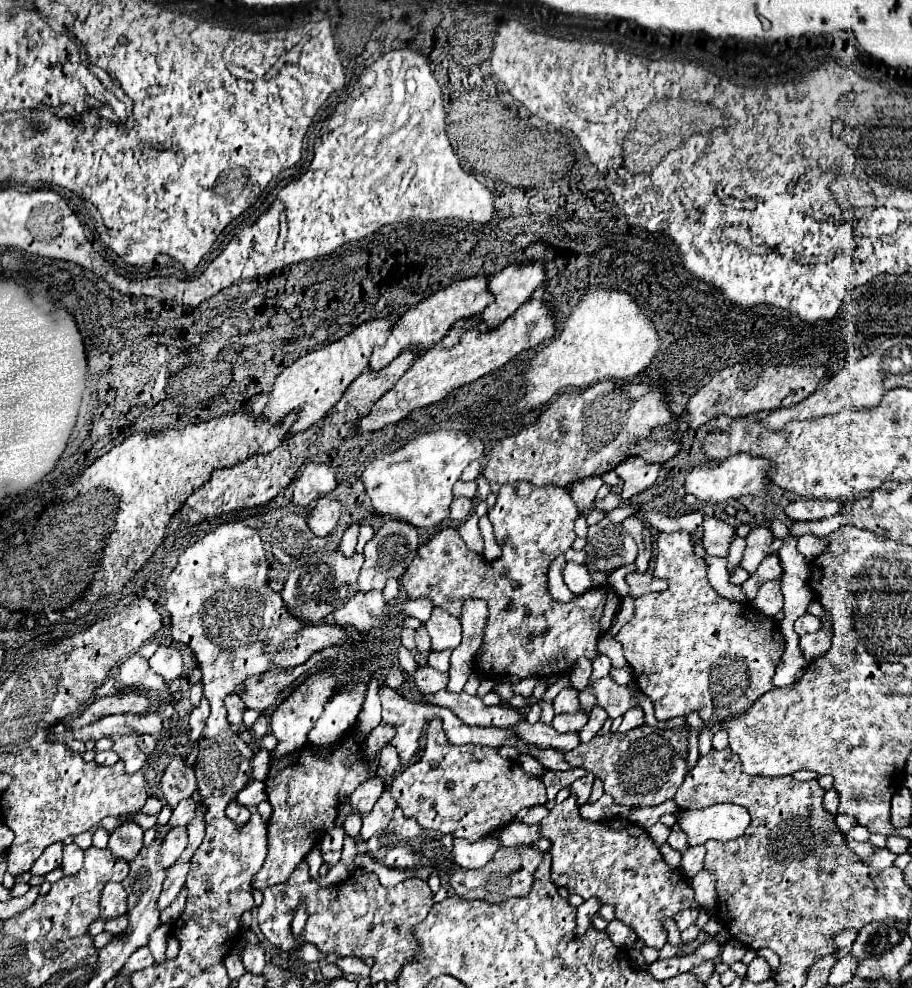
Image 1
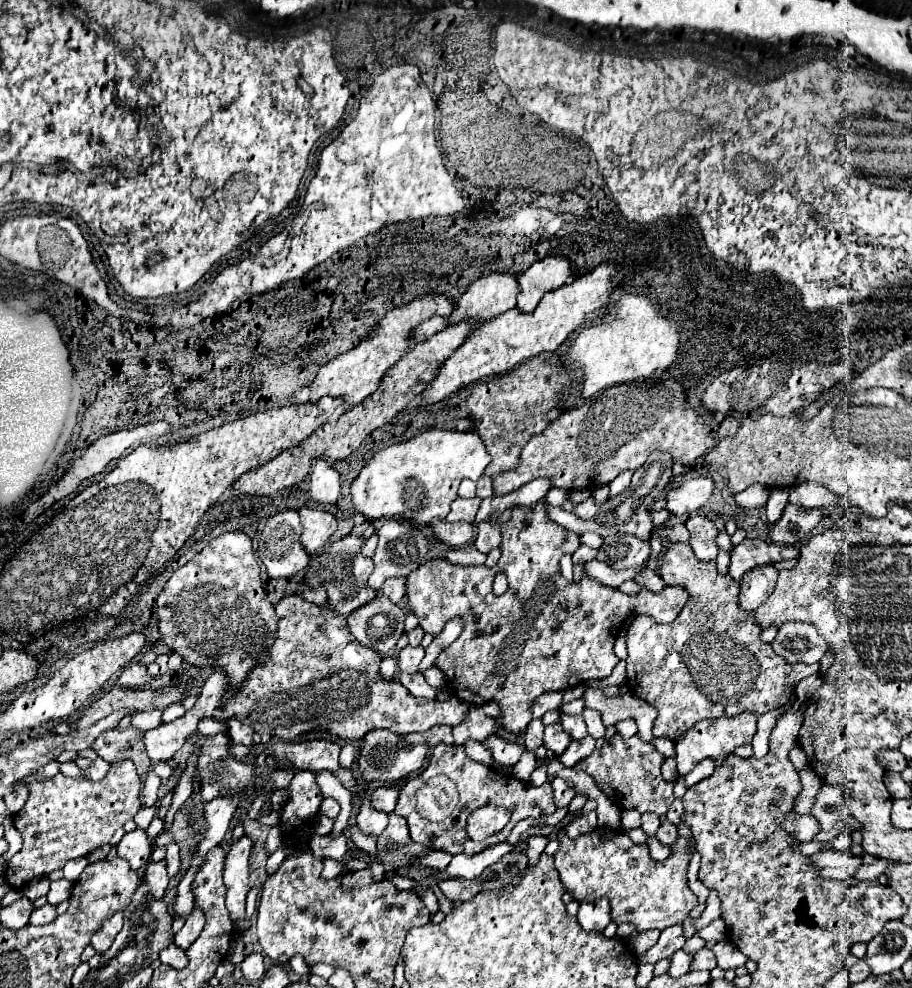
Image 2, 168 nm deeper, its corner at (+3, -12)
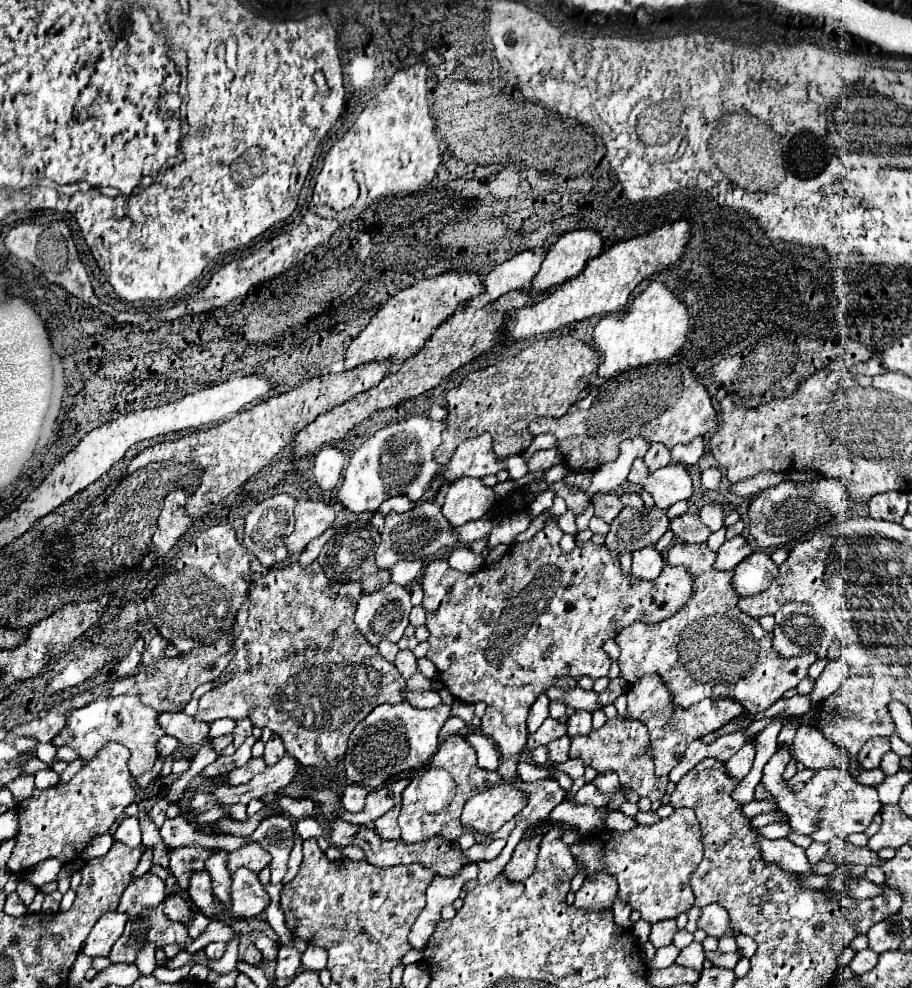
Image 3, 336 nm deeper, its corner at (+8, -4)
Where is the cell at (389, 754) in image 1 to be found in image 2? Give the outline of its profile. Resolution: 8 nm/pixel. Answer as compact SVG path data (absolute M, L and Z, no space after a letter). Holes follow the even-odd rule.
M370 729L362 743L358 743L356 747L356 761L364 761L366 765L358 765L358 775L366 781L366 783L392 783L392 781L400 781L410 777L414 771L418 771L428 755L428 745L410 745L406 743L406 739L398 733L392 733L388 729Z

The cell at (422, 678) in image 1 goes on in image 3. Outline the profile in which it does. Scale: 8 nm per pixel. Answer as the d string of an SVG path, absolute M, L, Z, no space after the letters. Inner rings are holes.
M399 651L397 653L397 659L395 659L395 667L397 667L397 671L405 677L405 679L409 679L409 677L413 677L419 669L417 669L417 659L415 659L415 655L411 653L411 651Z

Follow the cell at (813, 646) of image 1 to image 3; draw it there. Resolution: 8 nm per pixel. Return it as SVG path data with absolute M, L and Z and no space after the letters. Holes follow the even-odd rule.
M677 543L667 551L665 561L667 561L667 565L683 565L695 577L693 595L673 617L669 617L661 623L655 623L655 625L643 625L643 621L635 621L635 623L631 623L631 627L625 627L615 637L617 645L621 647L621 655L619 655L621 677L627 683L635 683L643 675L657 673L665 681L665 685L671 693L671 703L675 707L689 709L691 705L695 705L703 699L731 697L733 701L739 701L745 707L745 711L761 713L761 711L769 709L777 699L781 699L785 691L795 689L799 685L799 681L807 677L809 665L817 659L815 653L785 659L785 657L779 657L771 649L773 635L763 631L761 625L753 617L749 617L737 609L737 603L741 597L735 593L735 589L731 585L733 571L717 571L713 567L715 553L709 551L707 543L701 543L701 545Z

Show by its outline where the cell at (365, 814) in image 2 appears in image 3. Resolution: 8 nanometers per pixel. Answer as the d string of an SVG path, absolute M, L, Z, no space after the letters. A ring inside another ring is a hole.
M349 785L341 797L341 803L347 811L351 813L359 813L363 811L365 807L365 795L367 795L367 789L361 787L361 785Z

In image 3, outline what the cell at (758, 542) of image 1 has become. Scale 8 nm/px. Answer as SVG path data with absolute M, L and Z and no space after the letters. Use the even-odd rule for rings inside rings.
M737 535L729 541L725 541L719 551L717 551L717 561L715 561L715 569L719 571L727 571L727 569L735 569L745 557L749 557L749 553L753 553L753 549L749 547L749 543L745 541L745 537Z

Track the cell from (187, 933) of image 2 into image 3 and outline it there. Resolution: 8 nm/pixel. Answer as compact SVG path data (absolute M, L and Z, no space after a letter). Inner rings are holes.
M209 917L209 925L207 925L207 929L205 929L197 939L193 939L193 941L187 945L185 951L189 951L189 953L201 951L201 949L205 949L211 941L231 943L235 937L237 937L237 933L235 933L229 925L225 925L223 921L219 921L219 919L215 919L215 917Z

